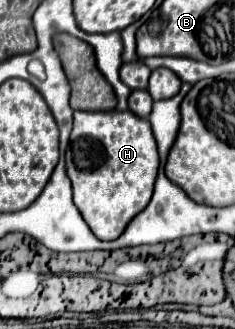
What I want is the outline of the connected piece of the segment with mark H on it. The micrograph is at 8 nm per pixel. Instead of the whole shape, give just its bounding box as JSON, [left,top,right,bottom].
[65,112,159,240]

